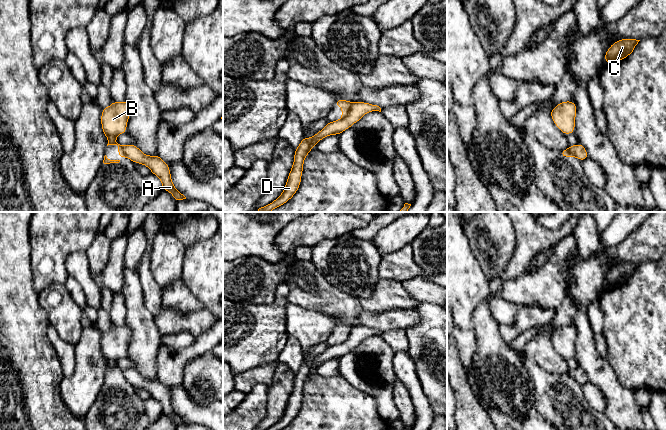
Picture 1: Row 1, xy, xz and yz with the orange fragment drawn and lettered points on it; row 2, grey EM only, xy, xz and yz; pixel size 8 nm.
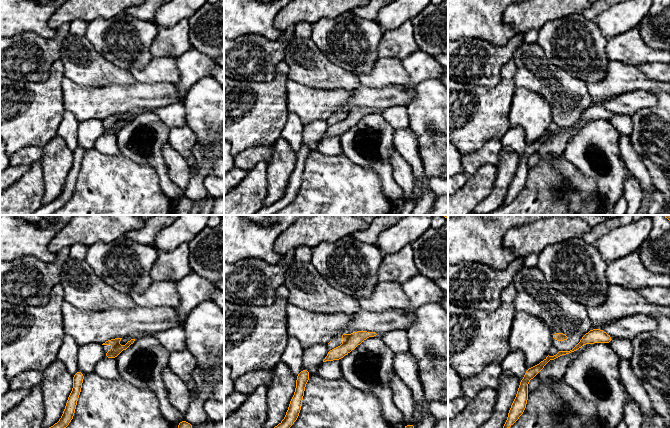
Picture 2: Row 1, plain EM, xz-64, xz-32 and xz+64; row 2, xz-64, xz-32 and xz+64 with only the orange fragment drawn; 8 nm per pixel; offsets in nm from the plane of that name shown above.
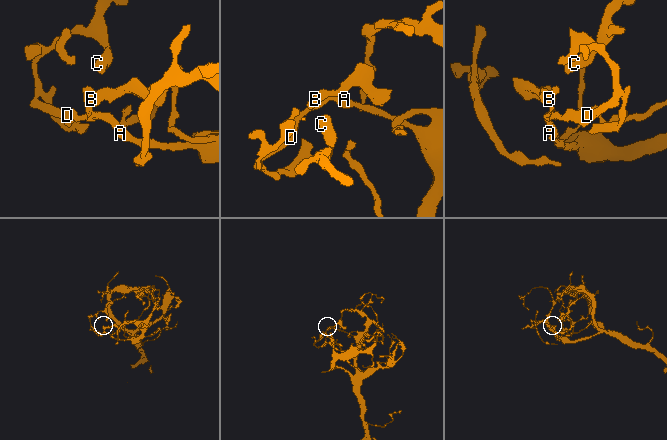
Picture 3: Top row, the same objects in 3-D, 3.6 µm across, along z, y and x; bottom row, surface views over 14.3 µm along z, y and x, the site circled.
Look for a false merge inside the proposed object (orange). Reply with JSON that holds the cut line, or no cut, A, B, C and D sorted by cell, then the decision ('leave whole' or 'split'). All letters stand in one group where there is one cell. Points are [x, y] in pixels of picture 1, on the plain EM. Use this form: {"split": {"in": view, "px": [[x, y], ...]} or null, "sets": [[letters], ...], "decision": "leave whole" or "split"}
{"split": {"in": "xz", "px": [[352, 327], [349, 336], [342, 342]]}, "sets": [["A", "C", "D"], ["B"]], "decision": "split"}

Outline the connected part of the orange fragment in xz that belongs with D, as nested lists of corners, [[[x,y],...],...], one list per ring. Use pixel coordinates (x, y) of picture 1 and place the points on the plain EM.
[[[354,326],[345,342],[334,346],[327,346],[326,350],[313,361],[304,361],[299,370],[295,373],[293,390],[290,394],[283,416],[277,423],[266,430],[282,430],[294,420],[301,407],[304,384],[310,374],[314,372],[320,364],[329,359],[341,358],[354,347],[358,346],[366,337],[373,335],[381,336],[381,332],[366,326]]]

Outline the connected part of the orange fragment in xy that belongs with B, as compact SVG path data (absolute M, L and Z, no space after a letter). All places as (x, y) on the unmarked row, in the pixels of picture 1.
M113 325L109 331L102 333L101 349L104 359L108 362L107 370L117 369L119 381L126 381L126 379L123 375L123 370L116 366L116 360L126 357L130 337L131 330L126 325Z

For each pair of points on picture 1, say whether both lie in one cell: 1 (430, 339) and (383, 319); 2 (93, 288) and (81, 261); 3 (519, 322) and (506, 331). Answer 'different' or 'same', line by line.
1: same
2: same
3: same

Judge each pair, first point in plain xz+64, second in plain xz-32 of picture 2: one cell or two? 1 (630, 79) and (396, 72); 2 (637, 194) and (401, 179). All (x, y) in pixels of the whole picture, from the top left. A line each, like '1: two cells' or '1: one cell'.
1: one cell
2: one cell

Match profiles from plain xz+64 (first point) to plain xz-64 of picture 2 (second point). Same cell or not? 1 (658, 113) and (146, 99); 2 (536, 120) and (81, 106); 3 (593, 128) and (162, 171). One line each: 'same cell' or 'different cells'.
1: same cell
2: same cell
3: same cell

